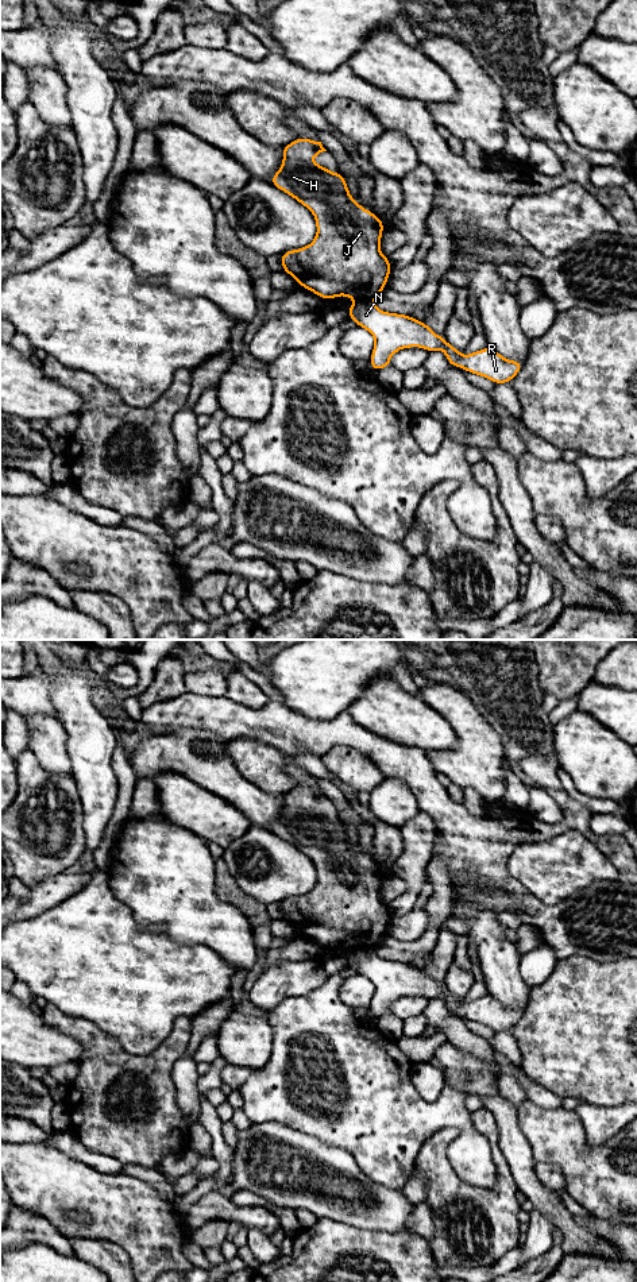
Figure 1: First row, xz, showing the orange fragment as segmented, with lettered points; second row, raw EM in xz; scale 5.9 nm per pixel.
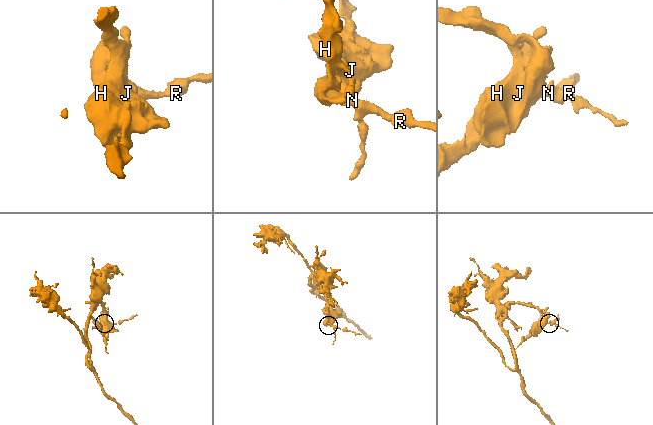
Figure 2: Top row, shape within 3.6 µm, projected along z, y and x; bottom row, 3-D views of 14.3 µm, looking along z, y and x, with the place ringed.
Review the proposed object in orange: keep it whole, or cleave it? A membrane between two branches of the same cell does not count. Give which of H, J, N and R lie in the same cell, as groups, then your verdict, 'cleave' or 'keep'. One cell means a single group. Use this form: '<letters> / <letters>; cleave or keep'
H J / N R; cleave

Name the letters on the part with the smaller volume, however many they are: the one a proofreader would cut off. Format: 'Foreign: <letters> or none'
Foreign: N, R

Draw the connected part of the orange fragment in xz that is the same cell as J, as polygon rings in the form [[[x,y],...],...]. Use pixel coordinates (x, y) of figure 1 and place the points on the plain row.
[[[297,785],[282,795],[281,816],[270,827],[271,833],[308,856],[317,874],[316,885],[309,893],[281,901],[282,918],[296,926],[301,935],[324,947],[345,943],[359,949],[374,949],[386,935],[391,920],[389,905],[379,897],[386,872],[351,845],[345,826],[339,819],[332,820],[308,808],[323,799],[327,798],[321,789]]]

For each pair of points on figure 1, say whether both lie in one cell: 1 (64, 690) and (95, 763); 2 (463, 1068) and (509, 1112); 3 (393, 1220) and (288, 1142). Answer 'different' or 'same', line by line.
1: same
2: same
3: same

